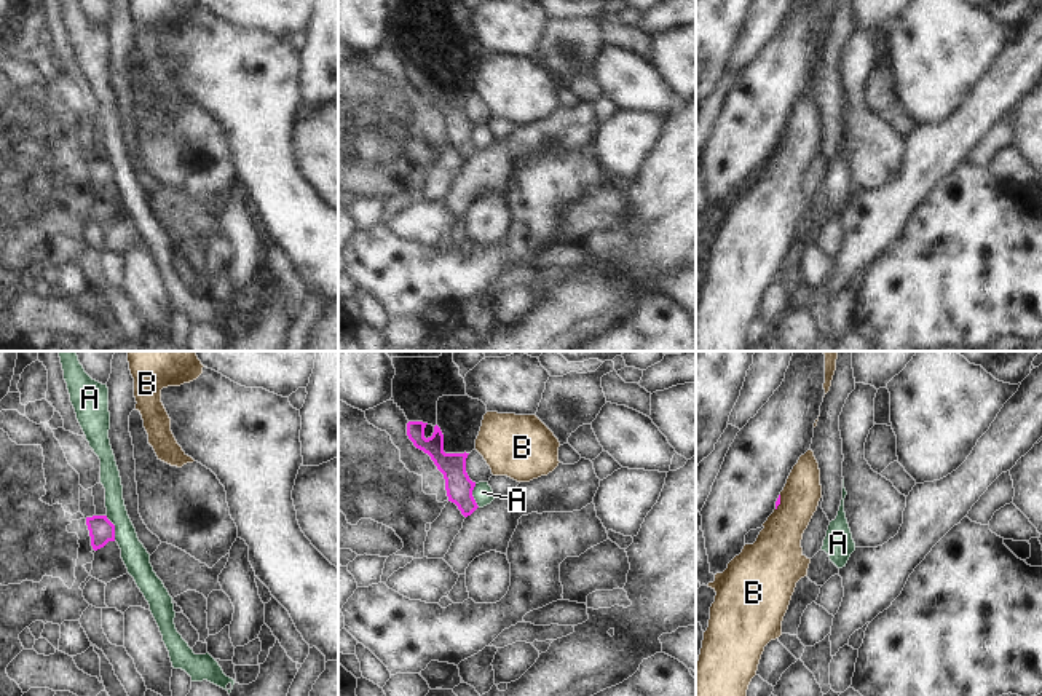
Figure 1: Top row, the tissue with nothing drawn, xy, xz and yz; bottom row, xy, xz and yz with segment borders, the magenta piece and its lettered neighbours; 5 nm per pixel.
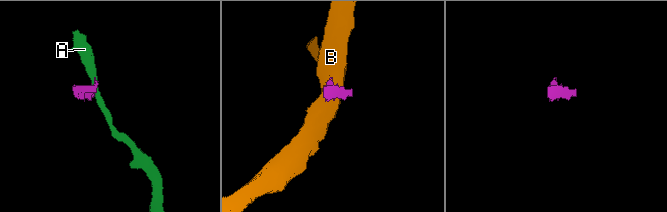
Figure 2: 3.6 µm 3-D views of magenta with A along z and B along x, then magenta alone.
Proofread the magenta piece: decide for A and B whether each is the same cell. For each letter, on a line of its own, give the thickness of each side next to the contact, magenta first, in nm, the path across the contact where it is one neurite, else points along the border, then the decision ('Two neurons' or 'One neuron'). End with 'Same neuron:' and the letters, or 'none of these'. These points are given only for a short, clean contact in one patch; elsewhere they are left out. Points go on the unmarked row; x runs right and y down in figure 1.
A: Thickness 130 nm (magenta) against 130 nm. Boundary: xy (106, 157), (114, 168), (115, 182). Two neurons
B: Thickness 20 nm (magenta) against 240 nm. Boundary: yz (781, 138), (781, 146), (776, 152). Two neurons
Same neuron: none of these

